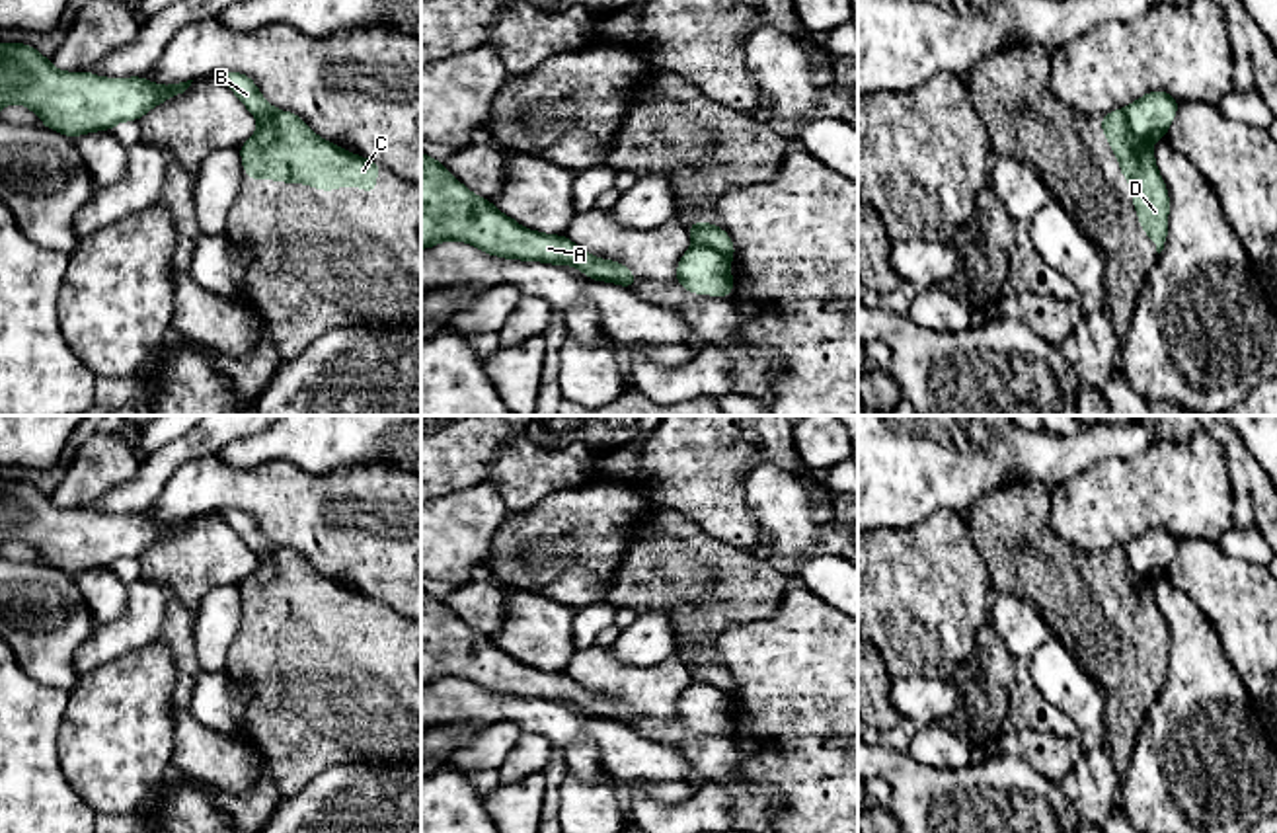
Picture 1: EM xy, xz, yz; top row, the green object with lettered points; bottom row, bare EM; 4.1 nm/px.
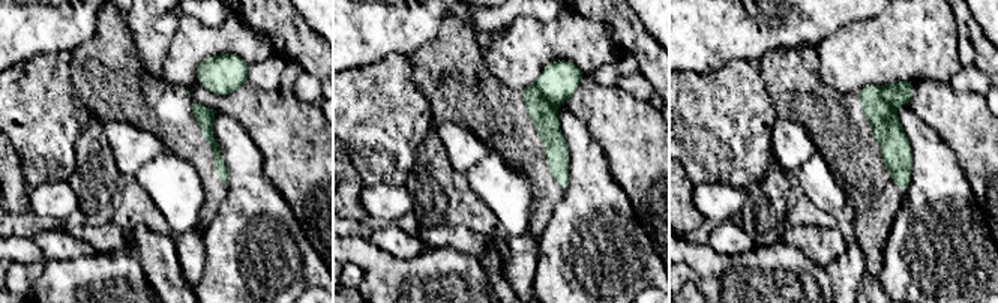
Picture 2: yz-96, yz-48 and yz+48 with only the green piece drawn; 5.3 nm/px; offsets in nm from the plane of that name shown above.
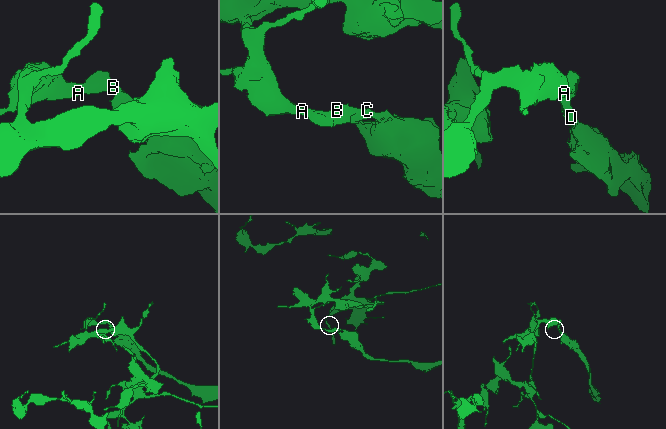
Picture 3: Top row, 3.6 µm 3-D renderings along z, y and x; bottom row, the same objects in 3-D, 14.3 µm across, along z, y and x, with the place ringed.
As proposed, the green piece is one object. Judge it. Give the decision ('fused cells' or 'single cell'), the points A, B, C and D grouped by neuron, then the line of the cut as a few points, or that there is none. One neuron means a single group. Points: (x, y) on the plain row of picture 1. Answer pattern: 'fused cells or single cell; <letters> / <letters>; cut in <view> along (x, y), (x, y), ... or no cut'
fused cells; A B / C D; cut in yz along (1123, 547), (1129, 564), (1151, 580)

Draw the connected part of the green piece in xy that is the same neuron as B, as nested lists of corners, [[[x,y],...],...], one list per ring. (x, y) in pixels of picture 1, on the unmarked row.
[[[230,507],[220,509],[220,515],[257,558],[267,558],[277,550],[250,513]]]

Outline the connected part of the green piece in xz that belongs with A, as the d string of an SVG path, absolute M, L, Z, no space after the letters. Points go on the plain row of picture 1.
M421 589L421 687L458 677L507 696L575 702L585 714L630 726L638 720L620 698L600 696L567 673L528 667L474 632L443 599Z

